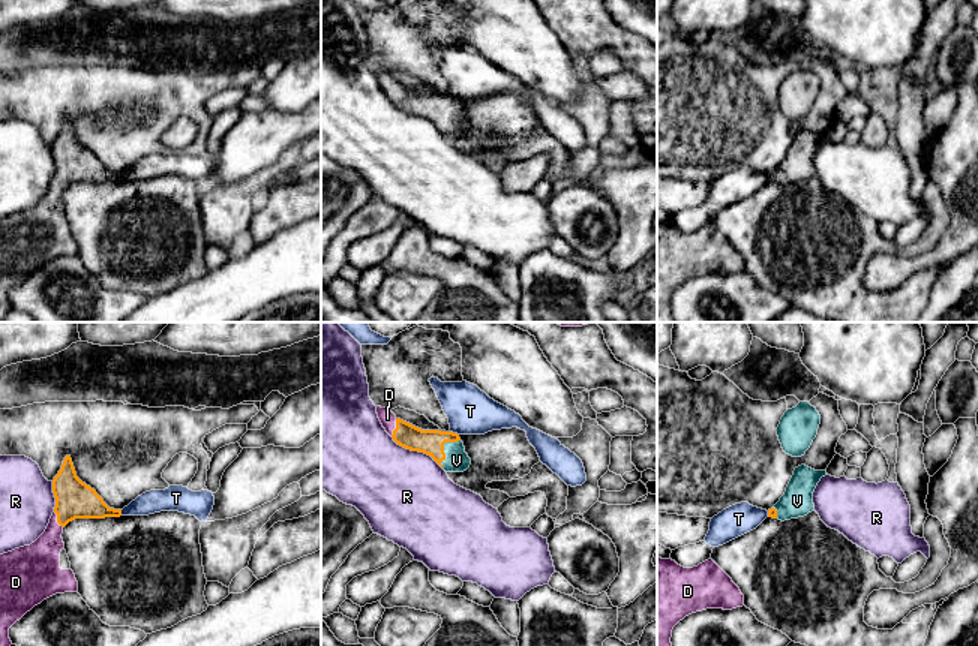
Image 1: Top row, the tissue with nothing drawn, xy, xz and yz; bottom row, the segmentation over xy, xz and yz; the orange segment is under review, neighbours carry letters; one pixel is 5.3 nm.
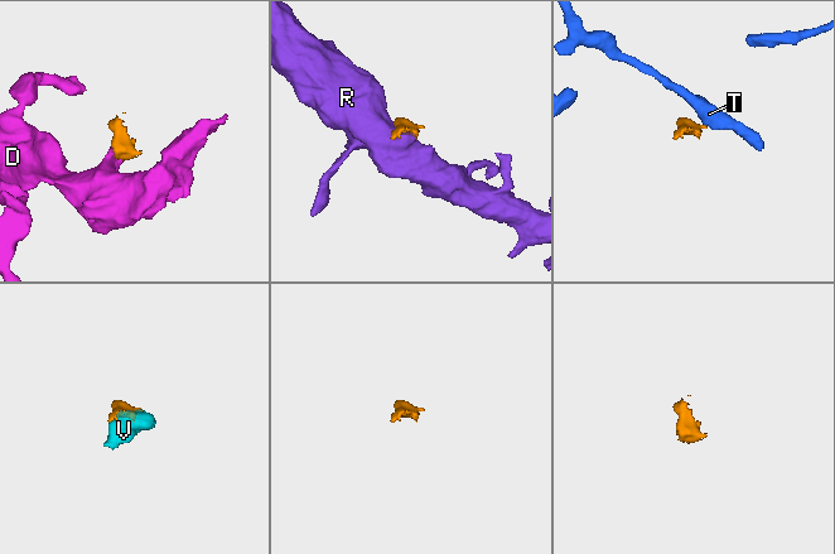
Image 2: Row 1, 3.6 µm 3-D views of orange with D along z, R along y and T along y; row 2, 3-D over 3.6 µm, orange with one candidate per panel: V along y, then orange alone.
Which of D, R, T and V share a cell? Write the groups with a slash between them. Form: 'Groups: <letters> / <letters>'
Groups: D V / R / T

